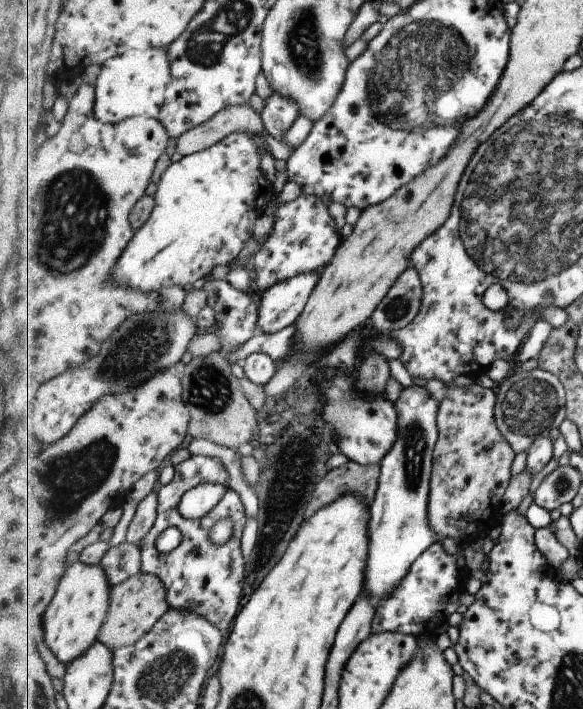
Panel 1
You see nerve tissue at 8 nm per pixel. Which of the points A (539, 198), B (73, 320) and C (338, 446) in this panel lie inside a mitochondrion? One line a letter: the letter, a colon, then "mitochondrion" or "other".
A: mitochondrion
B: other
C: other

